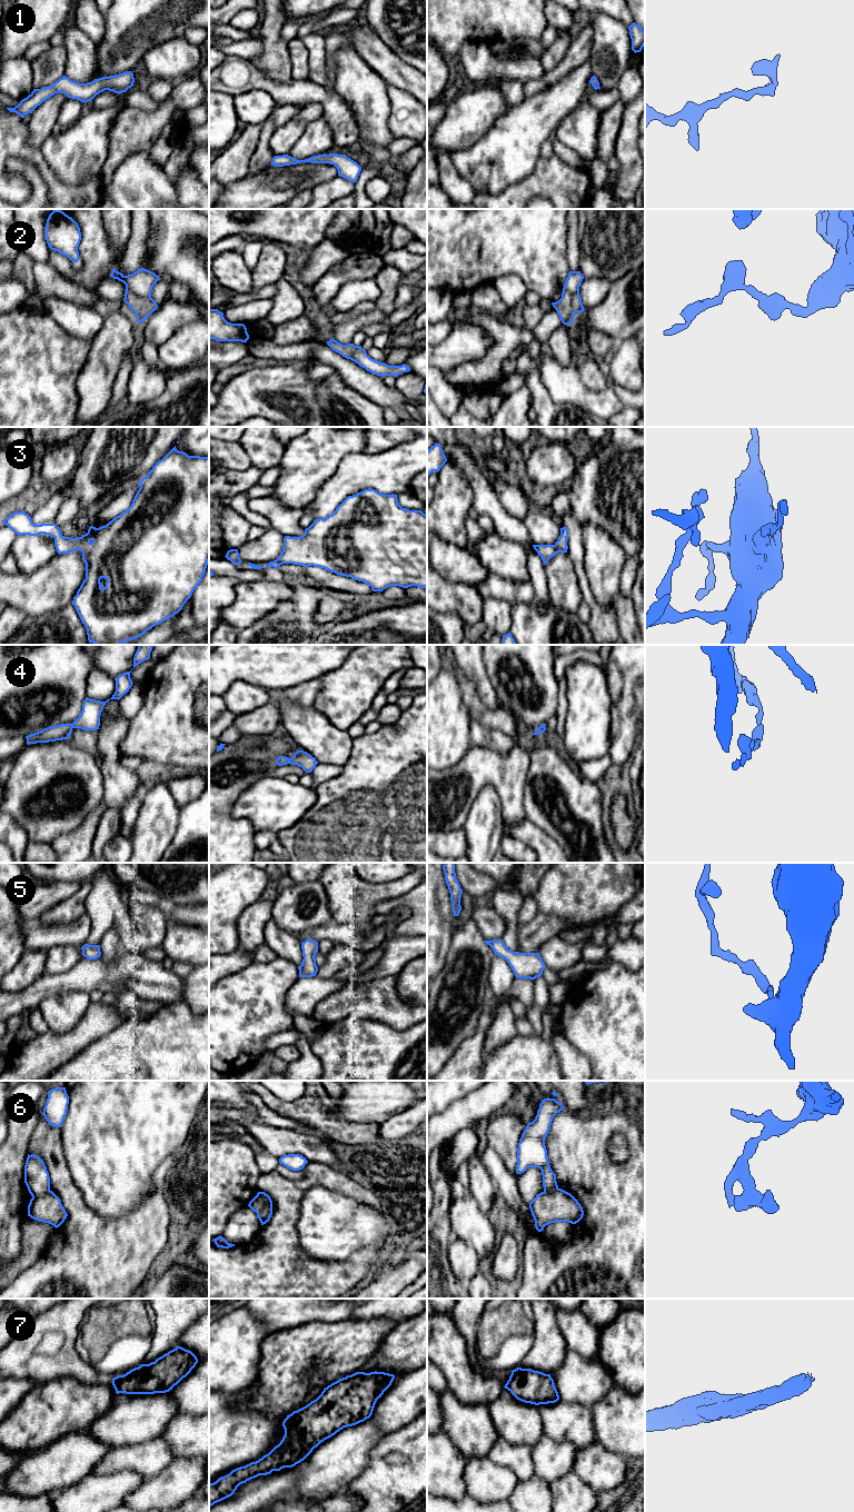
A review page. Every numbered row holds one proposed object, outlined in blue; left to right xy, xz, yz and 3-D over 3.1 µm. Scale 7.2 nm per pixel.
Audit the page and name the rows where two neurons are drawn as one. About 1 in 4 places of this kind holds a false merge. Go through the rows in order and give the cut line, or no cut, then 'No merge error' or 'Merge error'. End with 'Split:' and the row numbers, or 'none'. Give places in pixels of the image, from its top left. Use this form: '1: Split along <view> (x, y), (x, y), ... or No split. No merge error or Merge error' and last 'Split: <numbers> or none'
1: No split. No merge error
2: No split. No merge error
3: No split. No merge error
4: No split. No merge error
5: No split. No merge error
6: Split along xz (257, 1193), (262, 1200), (262, 1207), (256, 1212). Merge error
7: No split. No merge error
Split: 6

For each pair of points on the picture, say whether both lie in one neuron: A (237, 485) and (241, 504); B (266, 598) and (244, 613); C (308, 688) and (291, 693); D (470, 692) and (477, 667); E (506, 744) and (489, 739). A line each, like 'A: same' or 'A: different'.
A: different
B: same
C: same
D: different
E: same

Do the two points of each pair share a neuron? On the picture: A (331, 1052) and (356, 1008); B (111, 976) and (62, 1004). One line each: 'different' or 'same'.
A: different
B: different

